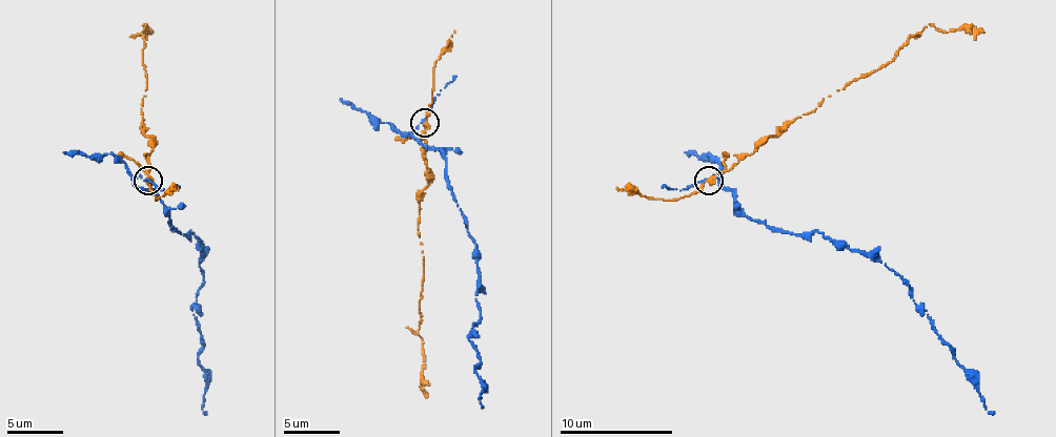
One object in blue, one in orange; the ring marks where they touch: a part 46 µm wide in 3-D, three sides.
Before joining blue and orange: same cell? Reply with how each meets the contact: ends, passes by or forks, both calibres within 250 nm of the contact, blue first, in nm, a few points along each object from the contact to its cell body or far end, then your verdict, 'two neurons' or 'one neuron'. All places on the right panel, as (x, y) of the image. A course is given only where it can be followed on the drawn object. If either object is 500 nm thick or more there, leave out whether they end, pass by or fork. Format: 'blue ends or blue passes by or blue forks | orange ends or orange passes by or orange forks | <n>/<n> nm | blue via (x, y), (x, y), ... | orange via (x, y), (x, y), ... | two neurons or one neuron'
blue ends | orange passes by | 220/320 nm | blue via (708, 180), (719, 180), (736, 205), (775, 230), (818, 230), (872, 253), (906, 284), (993, 414) | orange via (708, 180), (812, 111), (824, 98), (880, 69), (928, 24), (948, 33), (985, 33) | two neurons

